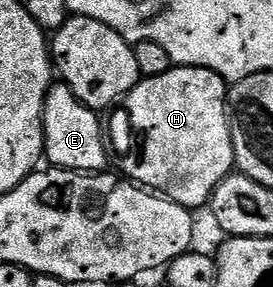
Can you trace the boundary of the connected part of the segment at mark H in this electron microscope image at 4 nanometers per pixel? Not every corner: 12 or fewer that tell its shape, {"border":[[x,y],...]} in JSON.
{"border":[[142,77],[129,180],[198,211],[235,168],[228,85]]}

